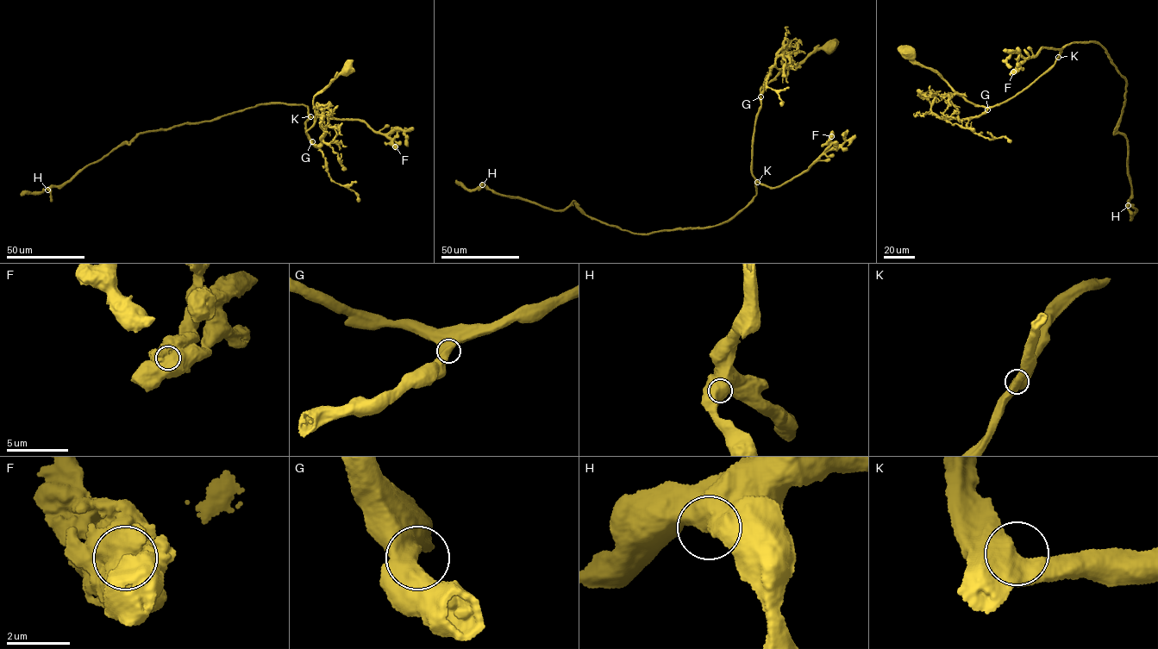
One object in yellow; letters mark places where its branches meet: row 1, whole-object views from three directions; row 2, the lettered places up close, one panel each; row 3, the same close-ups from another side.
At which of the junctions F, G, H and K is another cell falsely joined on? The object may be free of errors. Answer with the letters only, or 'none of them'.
F

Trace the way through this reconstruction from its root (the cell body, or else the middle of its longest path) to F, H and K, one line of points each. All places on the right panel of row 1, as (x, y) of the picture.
F: (907, 53), (967, 101), (985, 106), (1021, 92), (1049, 69), (1060, 50), (1042, 46), (1013, 71)
H: (907, 53), (985, 106), (1019, 93), (1065, 46), (1098, 43), (1127, 83), (1113, 134), (1129, 148), (1128, 205)
K: (907, 53), (917, 63), (935, 71), (967, 101), (985, 106), (998, 105), (1013, 97), (1049, 68), (1058, 57)

